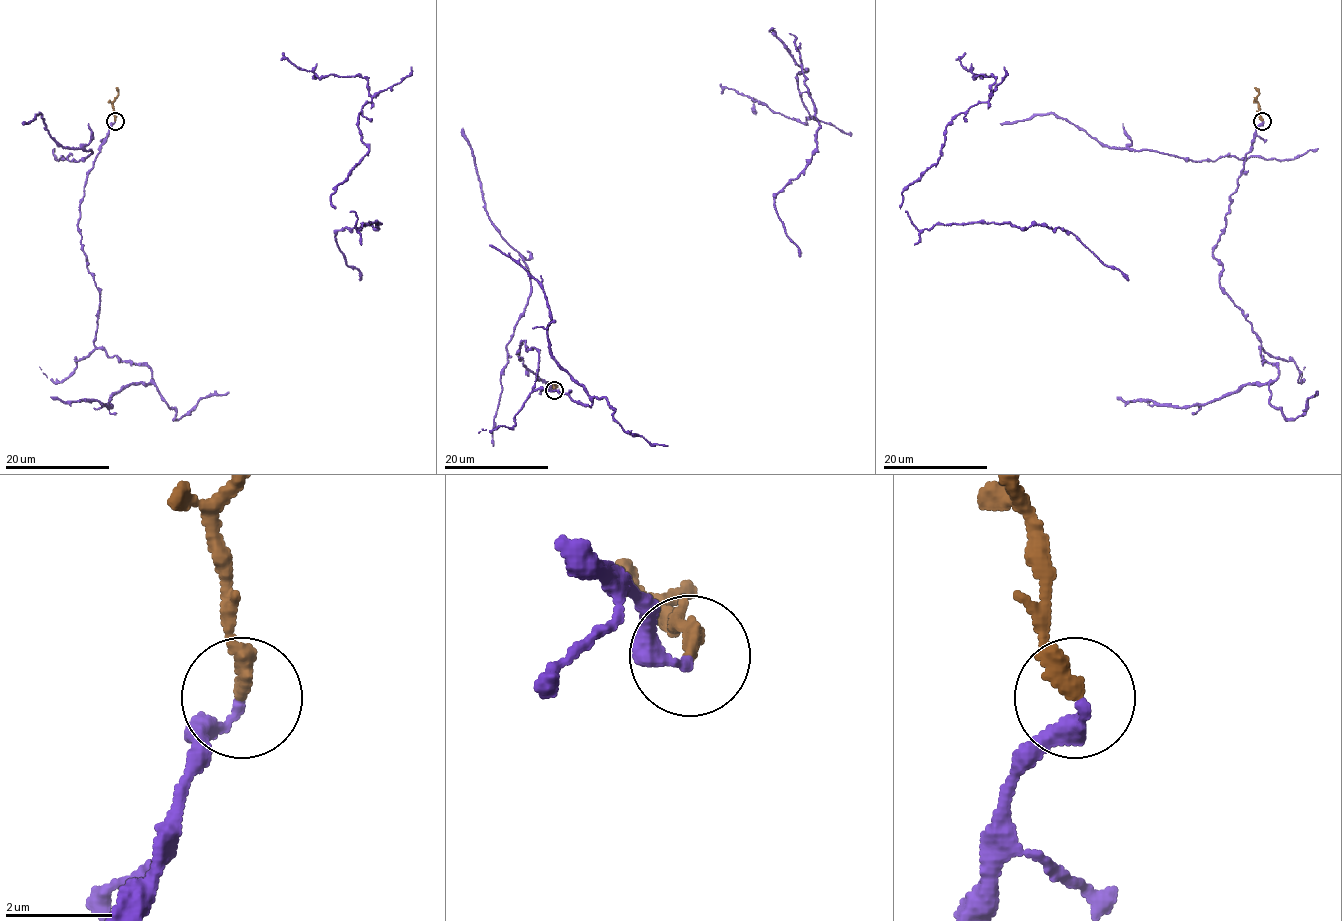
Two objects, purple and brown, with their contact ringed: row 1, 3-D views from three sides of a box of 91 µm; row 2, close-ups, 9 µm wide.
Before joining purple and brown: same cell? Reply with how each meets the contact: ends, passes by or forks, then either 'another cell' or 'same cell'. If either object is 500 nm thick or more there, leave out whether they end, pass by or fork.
purple ends; brown ends; same cell

